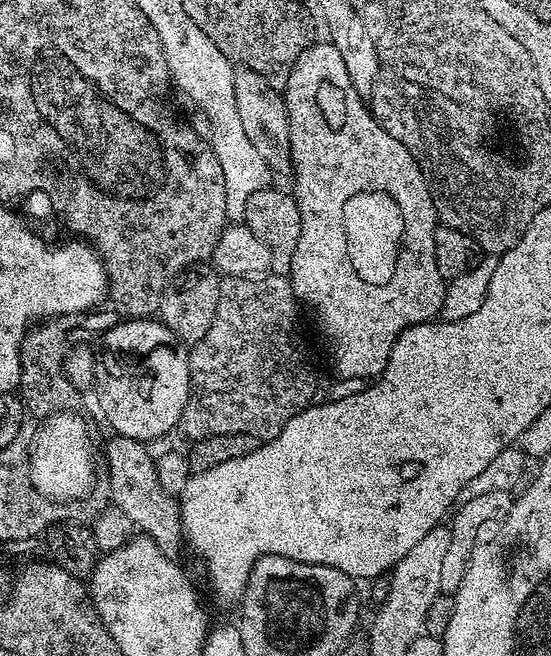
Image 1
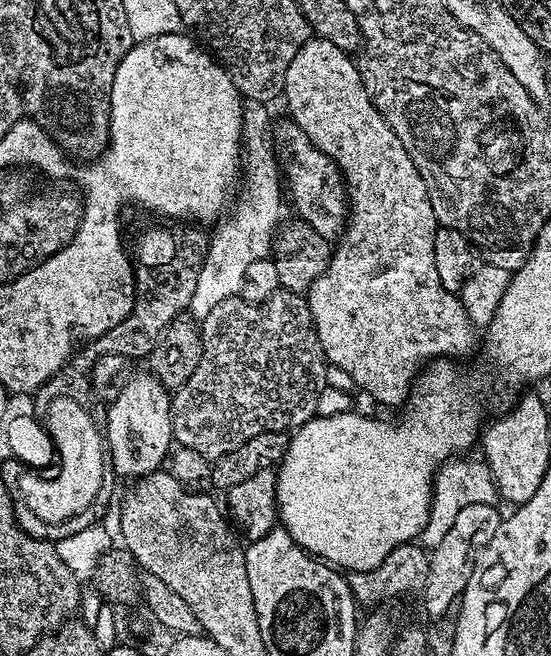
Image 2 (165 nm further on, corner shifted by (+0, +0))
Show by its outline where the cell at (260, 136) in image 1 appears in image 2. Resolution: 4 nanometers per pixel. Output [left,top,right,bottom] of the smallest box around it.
[274,118,350,242]

